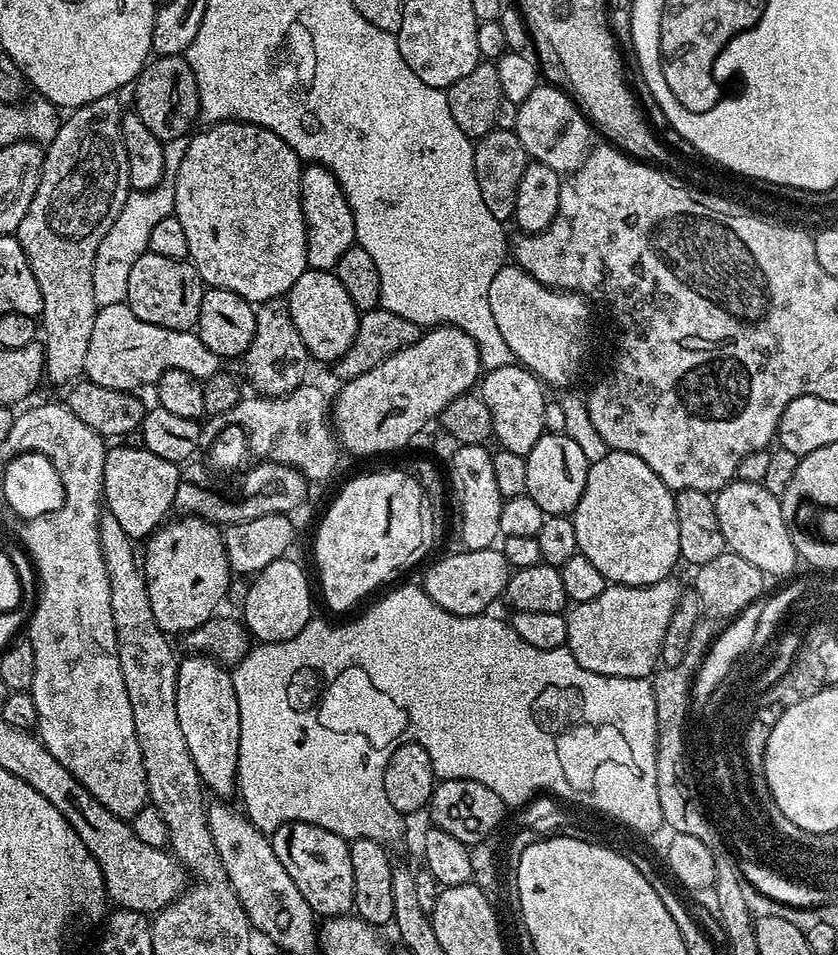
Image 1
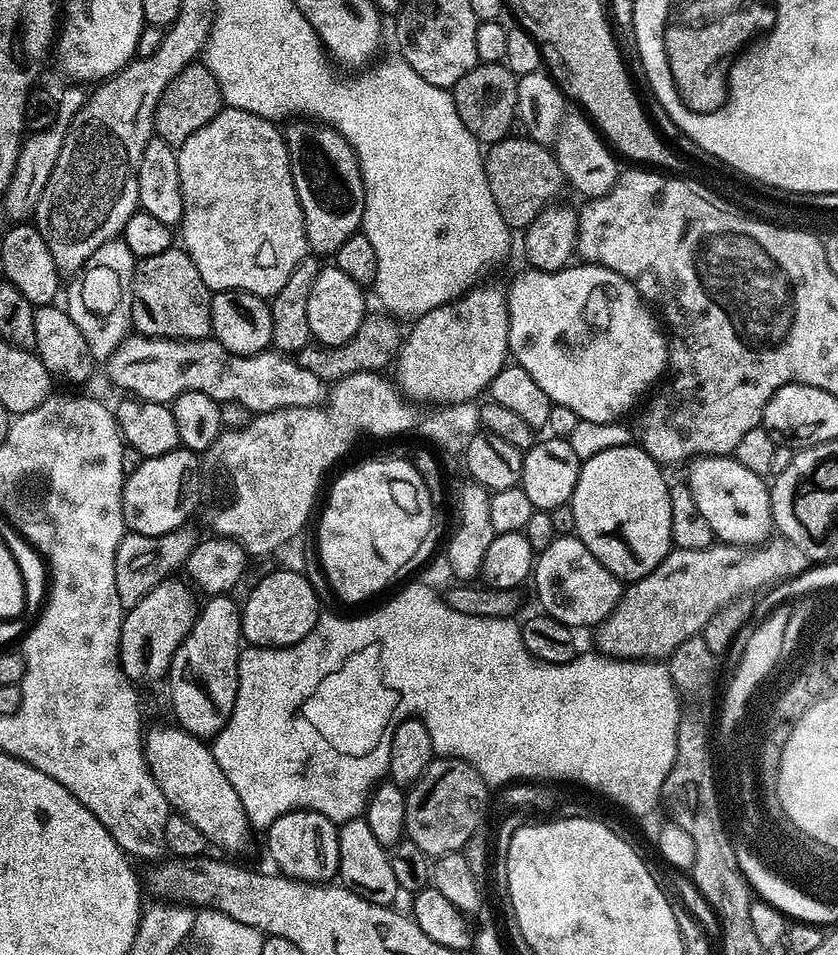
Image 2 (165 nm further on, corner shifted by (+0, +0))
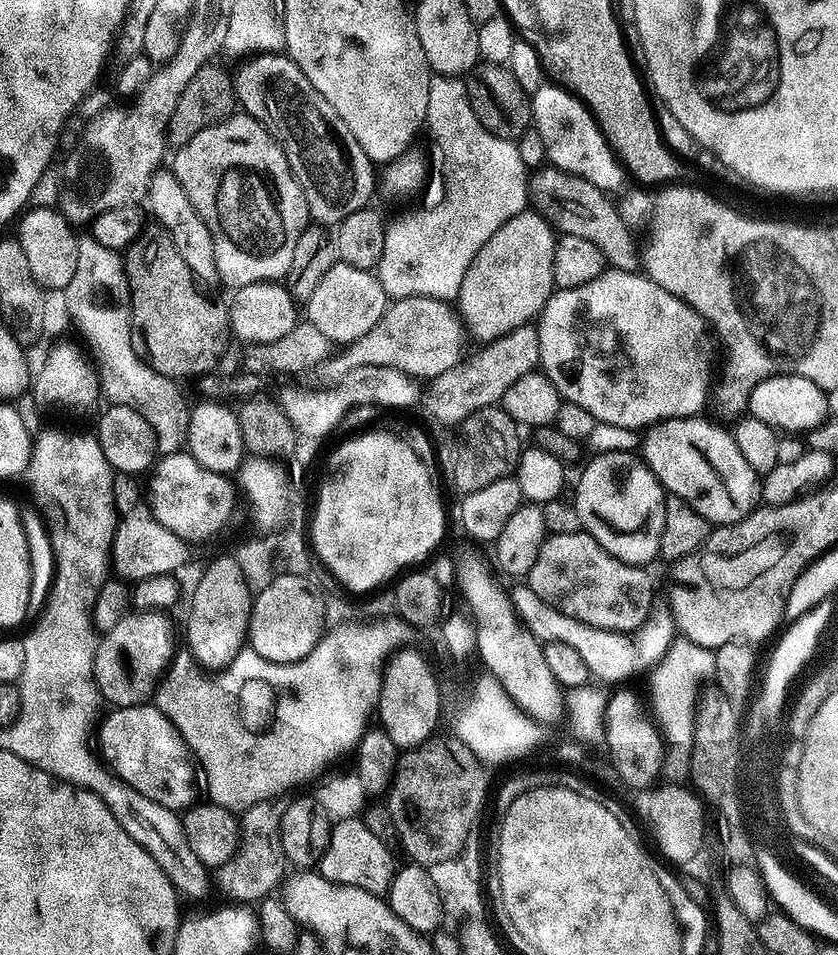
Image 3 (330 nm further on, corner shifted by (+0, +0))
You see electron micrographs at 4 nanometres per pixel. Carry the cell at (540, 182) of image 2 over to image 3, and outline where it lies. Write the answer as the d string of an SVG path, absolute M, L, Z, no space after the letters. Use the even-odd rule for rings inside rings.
M551 166L535 169L527 177L527 184L529 205L537 215L544 217L557 233L586 238L586 242L594 242L594 246L598 246L611 267L620 268L623 272L637 271L638 256L634 248L632 252L633 233L623 224L609 193L574 174Z

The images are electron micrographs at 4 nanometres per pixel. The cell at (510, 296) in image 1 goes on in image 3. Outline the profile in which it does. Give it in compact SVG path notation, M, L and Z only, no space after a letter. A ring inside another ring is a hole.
M609 267L582 286L553 291L545 302L544 308L541 309L534 327L537 334L538 354L540 355L539 371L543 372L546 378L550 378L550 382L558 390L561 401L569 400L576 403L577 406L583 406L590 414L594 414L594 418L599 423L644 430L651 425L660 424L664 420L677 420L697 415L701 411L699 408L703 406L704 399L707 396L709 399L708 356L704 353L704 332L706 333L704 320L688 304L674 298L666 290L662 290L662 286L658 286L650 277L639 271L623 272L620 268Z

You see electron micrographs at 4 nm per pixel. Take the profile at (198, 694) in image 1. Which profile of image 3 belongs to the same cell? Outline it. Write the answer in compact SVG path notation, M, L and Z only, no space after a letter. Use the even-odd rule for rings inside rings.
M235 555L220 556L200 576L196 589L192 592L192 605L188 608L188 648L193 660L205 670L223 670L245 647L248 639L248 623L252 613L254 595L247 589Z

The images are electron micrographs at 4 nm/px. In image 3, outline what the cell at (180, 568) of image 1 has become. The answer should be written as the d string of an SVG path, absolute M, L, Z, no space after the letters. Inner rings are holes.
M132 610L122 617L118 626L114 626L114 630L103 633L99 637L94 658L96 689L107 703L109 700L112 708L129 708L153 699L157 684L160 683L168 670L168 665L172 663L178 652L176 632L172 629L172 620L168 616L171 615L164 610Z

